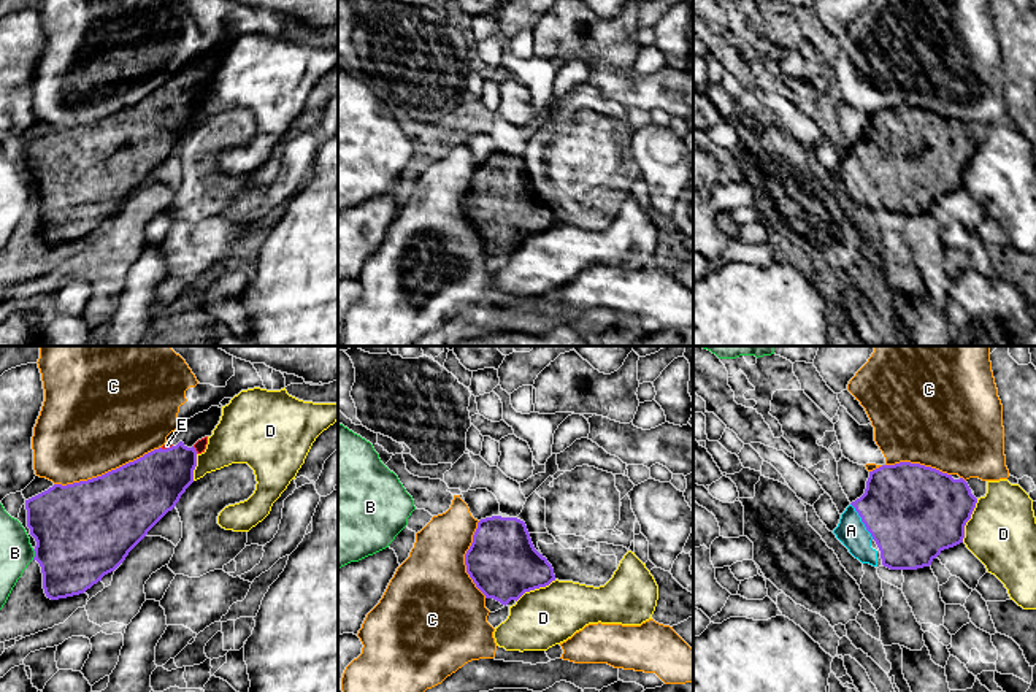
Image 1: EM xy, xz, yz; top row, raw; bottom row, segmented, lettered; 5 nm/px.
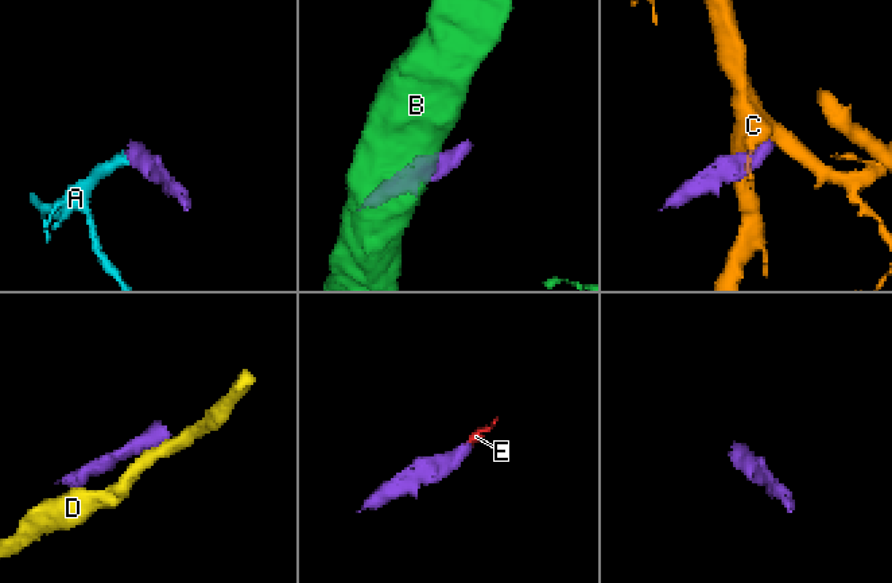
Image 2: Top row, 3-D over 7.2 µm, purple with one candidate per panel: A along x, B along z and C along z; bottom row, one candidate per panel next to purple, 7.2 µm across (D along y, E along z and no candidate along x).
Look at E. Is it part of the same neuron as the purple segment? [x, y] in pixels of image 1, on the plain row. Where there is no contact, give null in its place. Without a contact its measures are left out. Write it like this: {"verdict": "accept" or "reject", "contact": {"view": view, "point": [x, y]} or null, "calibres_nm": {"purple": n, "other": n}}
{"verdict": "accept", "contact": {"view": "xy", "point": [194, 94]}, "calibres_nm": {"purple": 300, "other": 60}}

